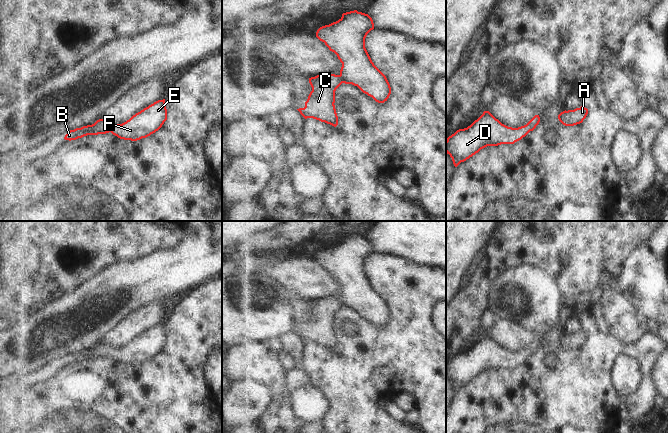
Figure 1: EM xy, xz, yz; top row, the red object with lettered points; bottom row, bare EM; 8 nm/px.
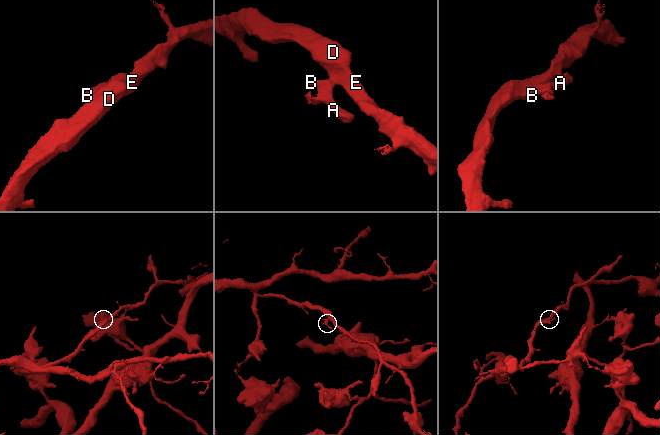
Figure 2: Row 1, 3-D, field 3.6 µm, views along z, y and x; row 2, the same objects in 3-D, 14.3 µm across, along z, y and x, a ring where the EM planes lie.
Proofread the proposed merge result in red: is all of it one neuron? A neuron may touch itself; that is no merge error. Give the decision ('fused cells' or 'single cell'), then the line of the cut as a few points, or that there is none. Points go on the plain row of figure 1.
single cell | no cut

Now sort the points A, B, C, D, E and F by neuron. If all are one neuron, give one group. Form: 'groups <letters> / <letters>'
groups A B C D E F

